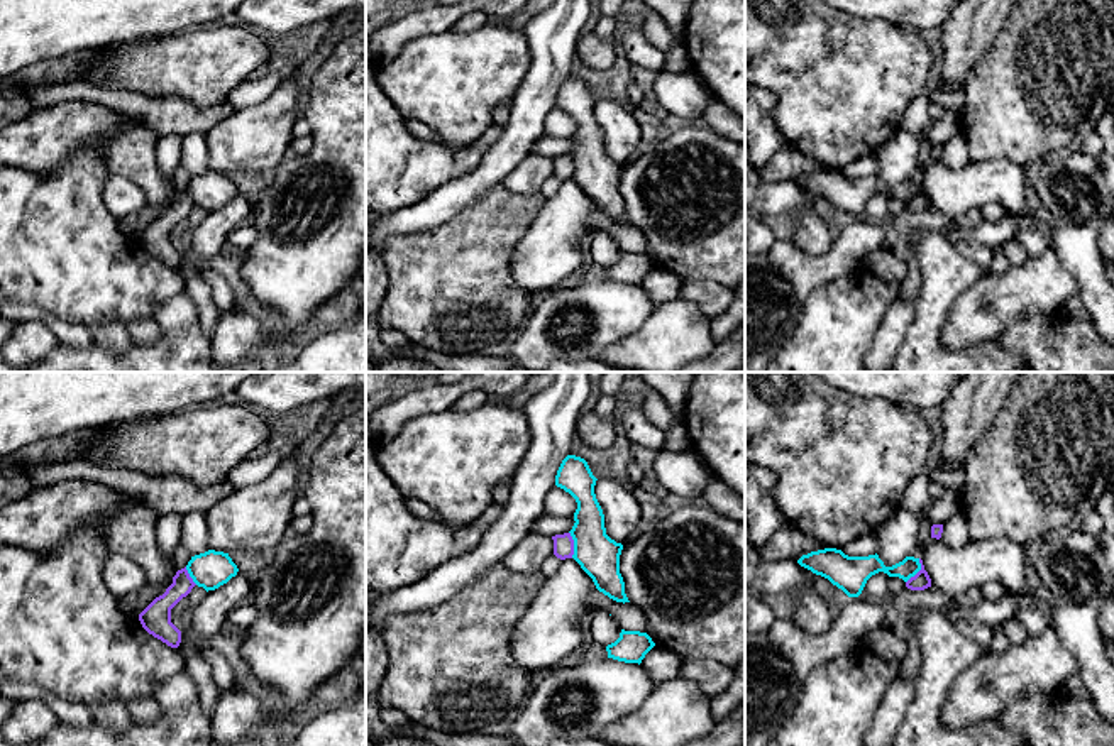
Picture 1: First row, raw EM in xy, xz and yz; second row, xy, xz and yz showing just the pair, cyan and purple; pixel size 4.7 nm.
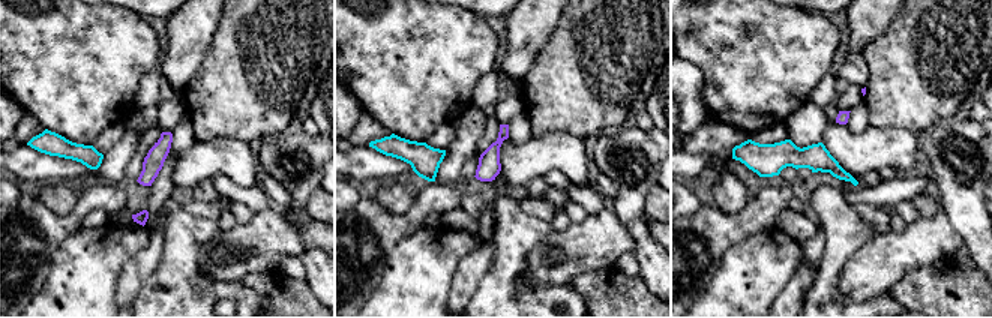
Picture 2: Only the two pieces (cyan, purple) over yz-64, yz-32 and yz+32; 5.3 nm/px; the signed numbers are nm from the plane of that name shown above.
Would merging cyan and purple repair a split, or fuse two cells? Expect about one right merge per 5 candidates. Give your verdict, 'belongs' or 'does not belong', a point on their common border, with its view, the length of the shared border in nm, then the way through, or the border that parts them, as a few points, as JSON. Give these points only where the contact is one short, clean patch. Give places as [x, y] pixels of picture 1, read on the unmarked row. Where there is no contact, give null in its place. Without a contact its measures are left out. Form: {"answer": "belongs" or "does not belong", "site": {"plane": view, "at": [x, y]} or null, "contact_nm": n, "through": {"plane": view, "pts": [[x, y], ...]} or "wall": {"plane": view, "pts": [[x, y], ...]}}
{"answer": "does not belong", "site": {"plane": "xz", "at": [574, 166]}, "contact_nm": 130, "wall": {"plane": "xz", "pts": [[569, 153], [573, 178]]}}

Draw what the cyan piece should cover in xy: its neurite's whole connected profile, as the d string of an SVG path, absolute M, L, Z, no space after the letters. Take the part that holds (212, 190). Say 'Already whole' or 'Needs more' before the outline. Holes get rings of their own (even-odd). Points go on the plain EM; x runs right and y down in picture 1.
Already whole. M215 171L191 178L186 191L193 203L207 213L227 205L239 193L229 174Z

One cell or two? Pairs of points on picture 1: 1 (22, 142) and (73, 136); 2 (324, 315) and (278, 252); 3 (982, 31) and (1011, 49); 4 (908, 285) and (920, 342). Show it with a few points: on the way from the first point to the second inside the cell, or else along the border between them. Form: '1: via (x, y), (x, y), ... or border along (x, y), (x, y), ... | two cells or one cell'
1: via (34, 142), (43, 142), (49, 136), (61, 136) | one cell
2: border along (347, 286), (332, 295), (314, 313), (308, 330) | two cells
3: border along (1008, 17), (991, 48), (970, 70) | two cells
4: border along (915, 257), (920, 268), (918, 296) | two cells

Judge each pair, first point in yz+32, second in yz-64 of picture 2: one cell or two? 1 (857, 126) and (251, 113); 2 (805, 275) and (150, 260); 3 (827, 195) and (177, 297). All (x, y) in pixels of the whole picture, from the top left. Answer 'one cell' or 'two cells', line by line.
1: two cells
2: one cell
3: one cell

